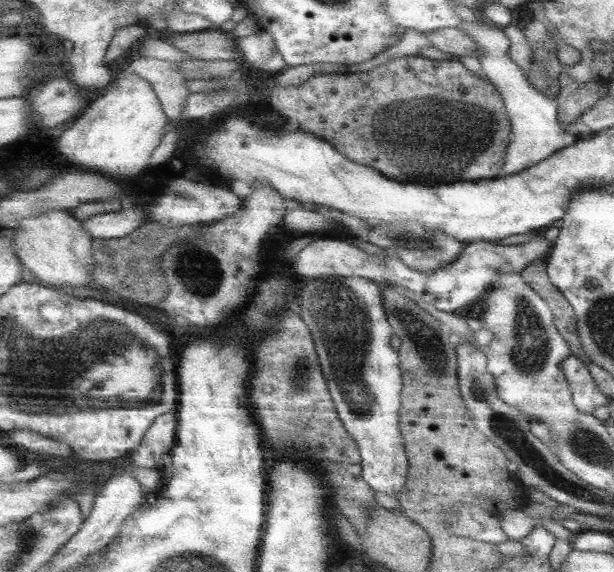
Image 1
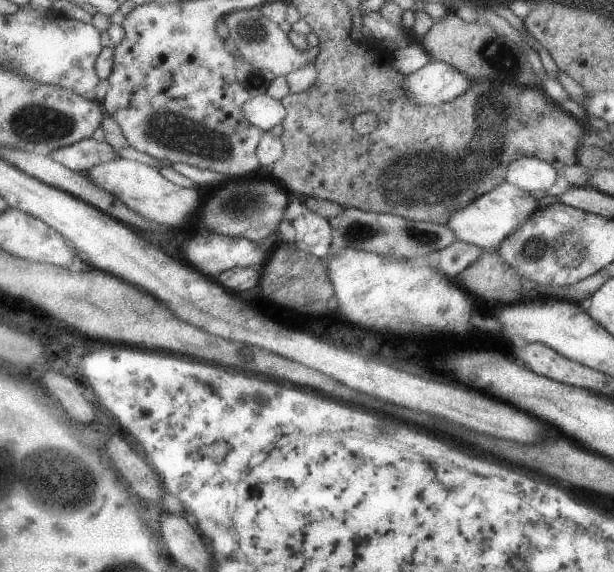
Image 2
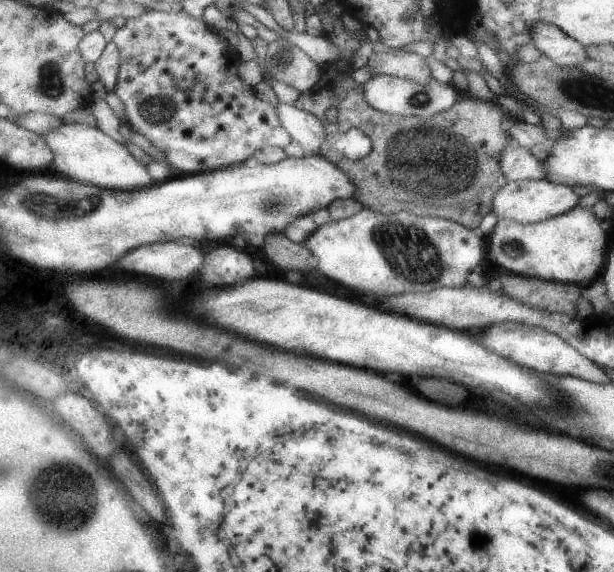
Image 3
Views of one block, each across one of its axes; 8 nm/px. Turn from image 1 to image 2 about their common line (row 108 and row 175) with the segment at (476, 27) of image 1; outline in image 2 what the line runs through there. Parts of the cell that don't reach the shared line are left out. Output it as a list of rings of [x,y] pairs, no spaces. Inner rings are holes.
[[[519,157],[509,165],[506,180],[521,190],[548,189],[557,180],[555,169],[537,157]]]

